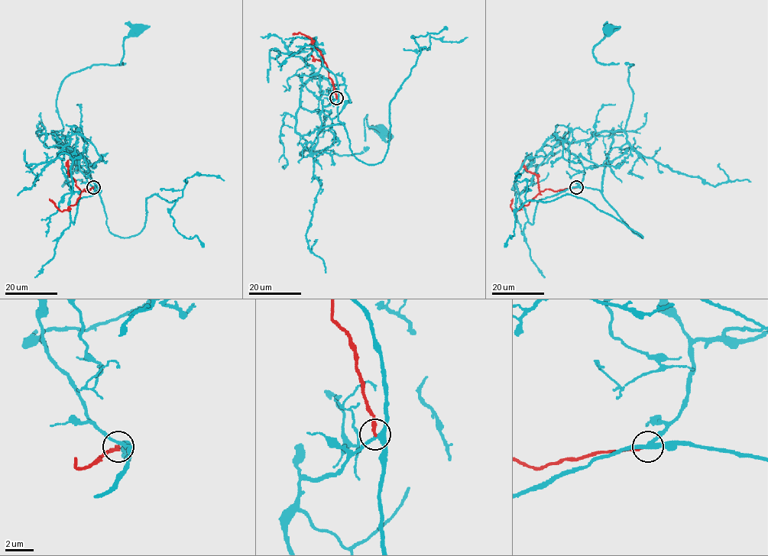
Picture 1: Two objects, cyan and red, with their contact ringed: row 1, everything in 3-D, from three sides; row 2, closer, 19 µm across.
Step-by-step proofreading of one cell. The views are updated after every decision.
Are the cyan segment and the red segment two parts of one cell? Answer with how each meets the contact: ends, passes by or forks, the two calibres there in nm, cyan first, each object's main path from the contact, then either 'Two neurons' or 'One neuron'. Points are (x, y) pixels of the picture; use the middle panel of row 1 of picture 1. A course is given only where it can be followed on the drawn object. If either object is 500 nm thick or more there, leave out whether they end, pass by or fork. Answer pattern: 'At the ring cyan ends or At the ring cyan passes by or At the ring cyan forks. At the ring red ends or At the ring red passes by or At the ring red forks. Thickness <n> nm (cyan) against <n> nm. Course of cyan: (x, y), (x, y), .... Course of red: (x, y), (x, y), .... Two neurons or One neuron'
At the ring cyan forks. At the ring red ends. Thickness 240 nm (cyan) against 240 nm. Course of cyan: (336, 98), (322, 107), (320, 127), (299, 134), (299, 154), (360, 153), (367, 114), (381, 130). Course of red: (336, 98), (323, 56), (312, 45), (312, 39), (298, 33), (293, 34). Two neurons

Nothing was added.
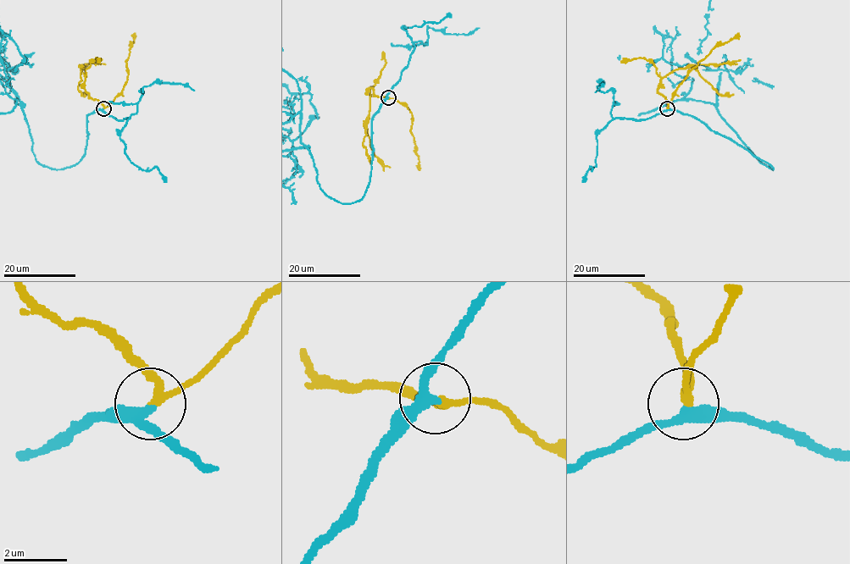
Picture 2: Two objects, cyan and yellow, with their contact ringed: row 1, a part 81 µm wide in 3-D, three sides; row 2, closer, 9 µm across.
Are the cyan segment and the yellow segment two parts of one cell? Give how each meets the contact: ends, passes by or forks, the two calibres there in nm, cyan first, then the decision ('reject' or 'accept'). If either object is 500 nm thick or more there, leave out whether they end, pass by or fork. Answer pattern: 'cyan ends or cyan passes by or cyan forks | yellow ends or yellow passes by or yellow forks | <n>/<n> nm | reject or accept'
cyan passes by | yellow passes by | 240/200 nm | accept

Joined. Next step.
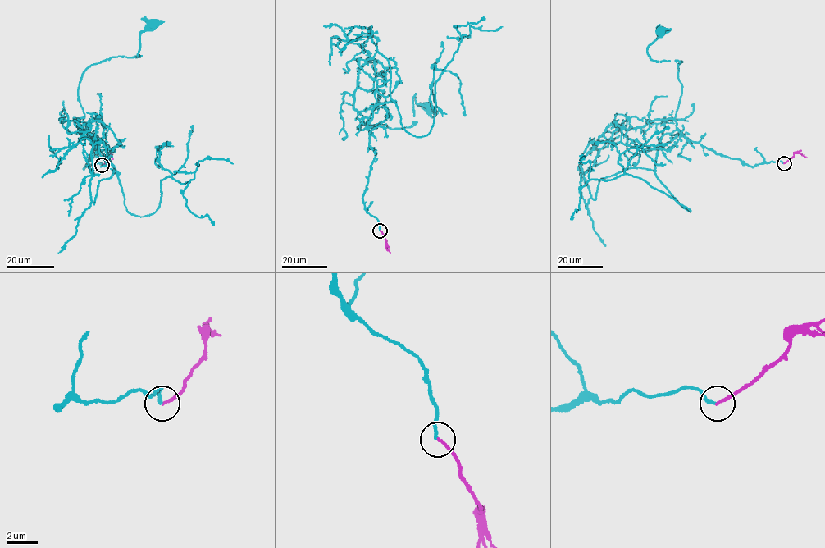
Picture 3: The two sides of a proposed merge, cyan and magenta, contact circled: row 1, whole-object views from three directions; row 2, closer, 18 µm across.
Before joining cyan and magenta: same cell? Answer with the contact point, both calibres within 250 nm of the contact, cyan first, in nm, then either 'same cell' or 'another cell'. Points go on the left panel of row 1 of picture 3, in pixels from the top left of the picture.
at (102, 165); 200 nm thick on the cyan side, 170 nm on the other; same cell

